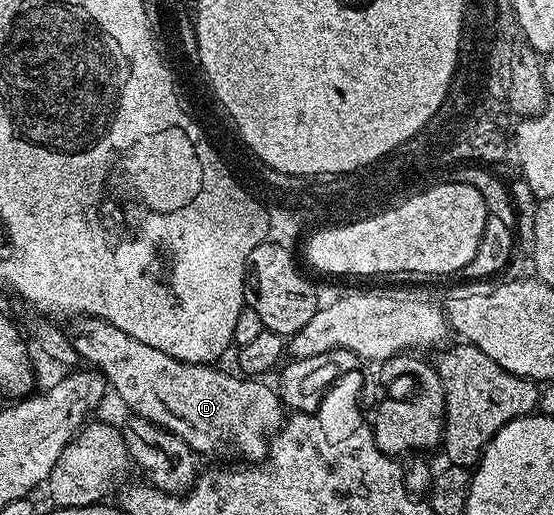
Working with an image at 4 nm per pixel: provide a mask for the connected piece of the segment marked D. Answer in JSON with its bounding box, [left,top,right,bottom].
[71,316,283,464]

